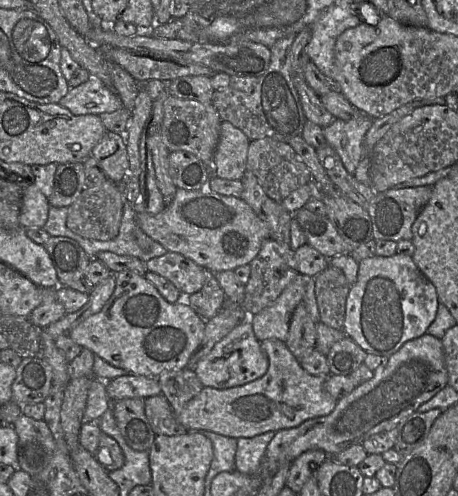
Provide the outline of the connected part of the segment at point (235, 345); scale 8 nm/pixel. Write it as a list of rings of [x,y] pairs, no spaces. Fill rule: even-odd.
[[[249,317],[249,320],[234,327],[218,341],[211,351],[196,363],[193,370],[204,387],[228,389],[261,378],[267,372],[268,366],[268,357],[261,349],[261,342],[254,334]]]

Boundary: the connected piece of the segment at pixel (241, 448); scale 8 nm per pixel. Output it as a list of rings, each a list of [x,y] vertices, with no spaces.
[[[266,432],[253,438],[238,438],[235,469],[243,474],[259,476],[263,472],[267,446],[276,432]]]

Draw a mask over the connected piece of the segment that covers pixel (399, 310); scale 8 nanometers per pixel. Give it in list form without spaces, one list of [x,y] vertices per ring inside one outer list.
[[[396,253],[390,257],[374,255],[359,262],[358,278],[346,300],[343,331],[367,354],[388,358],[404,343],[424,335],[436,317],[439,305],[435,286],[414,264],[412,257]]]

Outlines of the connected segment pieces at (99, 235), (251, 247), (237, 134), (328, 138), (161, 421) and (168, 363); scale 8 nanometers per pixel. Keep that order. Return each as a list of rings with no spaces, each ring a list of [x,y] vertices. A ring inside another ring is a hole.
[[[111,180],[84,189],[69,206],[66,225],[74,233],[92,240],[114,240],[120,230],[124,201]]]
[[[177,188],[173,201],[158,214],[137,214],[137,224],[154,241],[170,252],[176,252],[195,261],[201,267],[217,273],[225,270],[234,271],[247,265],[258,255],[263,242],[270,238],[267,225],[255,214],[252,208],[241,198],[224,196],[201,189],[188,191]]]
[[[222,121],[219,141],[213,160],[215,177],[241,180],[247,169],[247,154],[250,140],[238,128]]]
[[[355,110],[350,120],[335,119],[323,128],[325,142],[334,149],[346,171],[352,176],[364,157],[363,140],[373,121],[367,114]]]
[[[163,394],[144,399],[145,414],[156,435],[178,436],[190,433],[181,425]]]
[[[131,271],[114,274],[116,286],[110,299],[98,313],[72,329],[70,338],[111,365],[128,371],[128,374],[157,378],[163,372],[186,368],[203,340],[206,320],[195,313],[185,298],[176,303],[168,302],[145,276]]]

